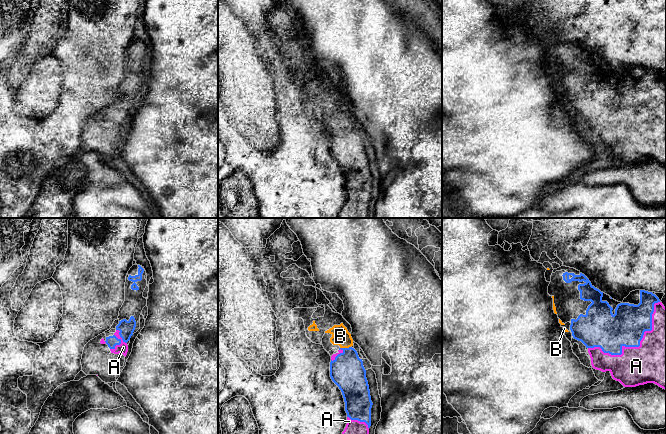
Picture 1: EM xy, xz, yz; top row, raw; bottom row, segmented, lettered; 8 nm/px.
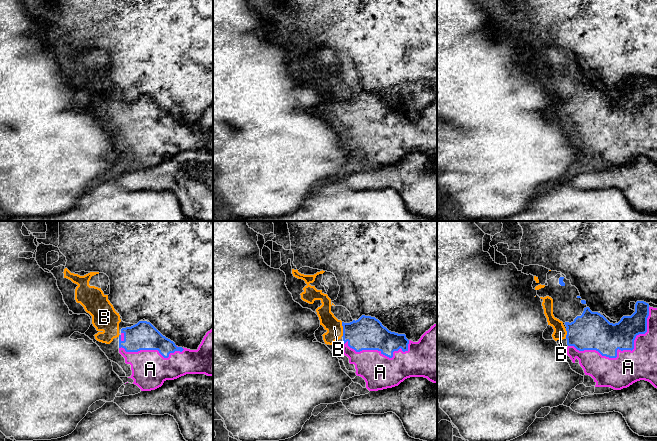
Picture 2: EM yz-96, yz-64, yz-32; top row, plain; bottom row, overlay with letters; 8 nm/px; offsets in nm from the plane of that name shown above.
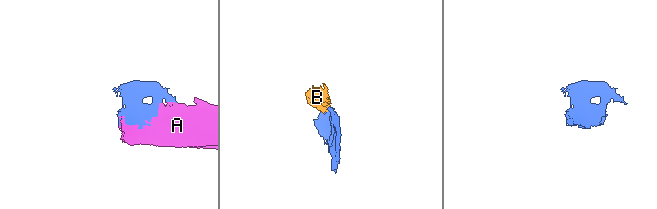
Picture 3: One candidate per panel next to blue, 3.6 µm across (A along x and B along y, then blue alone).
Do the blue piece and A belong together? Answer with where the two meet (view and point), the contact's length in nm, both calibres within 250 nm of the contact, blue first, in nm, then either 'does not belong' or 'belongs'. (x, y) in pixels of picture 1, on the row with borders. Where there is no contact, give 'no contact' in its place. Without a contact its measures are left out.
meets blue in yz at (636, 346); contact 700 nm long; 300 nm thick on the blue side, 460 nm on the other; belongs

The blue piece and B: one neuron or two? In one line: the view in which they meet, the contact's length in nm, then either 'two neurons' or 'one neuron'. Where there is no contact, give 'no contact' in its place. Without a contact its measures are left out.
contact in xz; length 90 nm; one neuron

